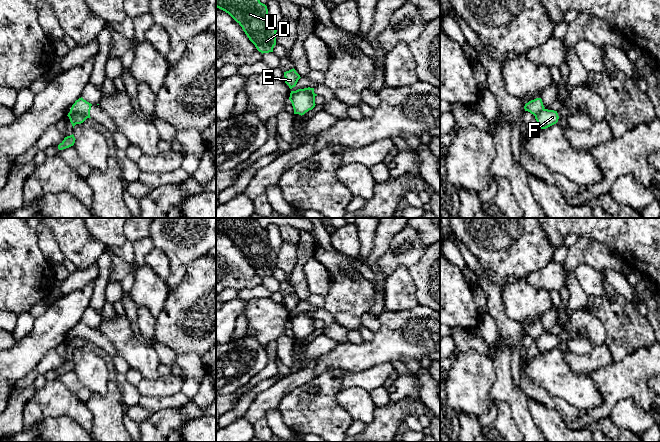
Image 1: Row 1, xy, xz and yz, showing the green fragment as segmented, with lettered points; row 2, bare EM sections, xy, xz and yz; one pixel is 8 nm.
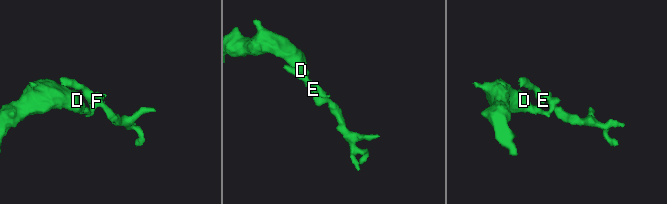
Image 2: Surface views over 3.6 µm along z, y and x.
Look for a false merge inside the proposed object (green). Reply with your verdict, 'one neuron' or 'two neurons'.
two neurons

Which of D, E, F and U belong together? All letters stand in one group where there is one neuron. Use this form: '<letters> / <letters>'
D F U / E

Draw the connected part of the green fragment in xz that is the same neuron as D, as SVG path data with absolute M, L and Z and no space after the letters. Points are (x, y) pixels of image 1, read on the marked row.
M216 0L216 7L228 13L242 27L259 52L273 52L277 30L270 20L267 6L260 0Z

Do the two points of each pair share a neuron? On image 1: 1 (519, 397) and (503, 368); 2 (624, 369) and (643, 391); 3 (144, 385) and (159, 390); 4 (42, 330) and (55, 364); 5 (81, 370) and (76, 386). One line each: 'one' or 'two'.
1: one
2: one
3: one
4: two
5: two

